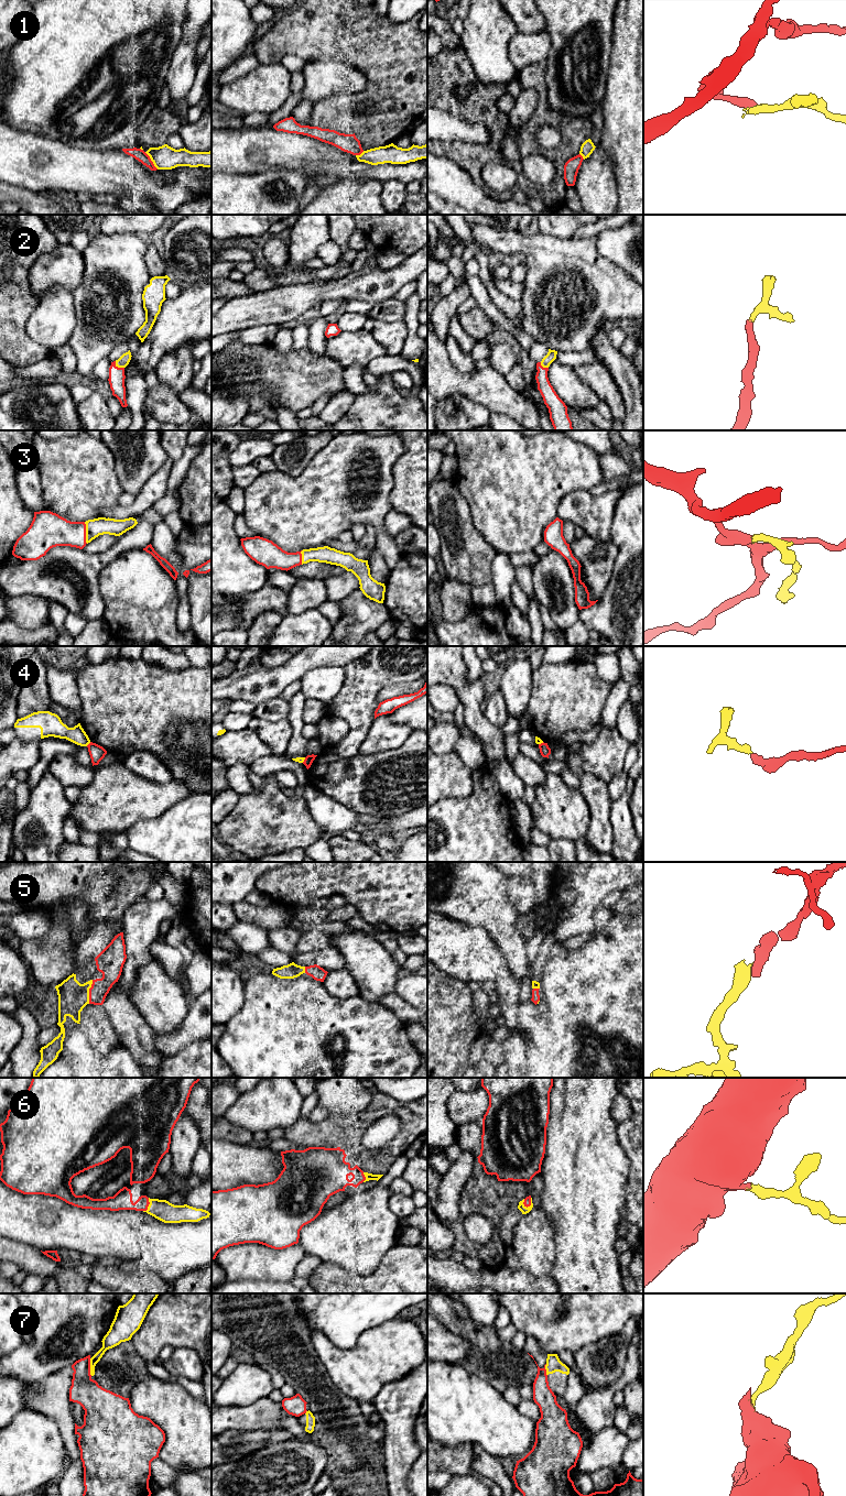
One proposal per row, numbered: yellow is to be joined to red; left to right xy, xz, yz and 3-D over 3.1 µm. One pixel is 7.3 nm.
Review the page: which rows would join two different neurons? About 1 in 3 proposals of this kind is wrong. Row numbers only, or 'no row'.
1, 4, 7

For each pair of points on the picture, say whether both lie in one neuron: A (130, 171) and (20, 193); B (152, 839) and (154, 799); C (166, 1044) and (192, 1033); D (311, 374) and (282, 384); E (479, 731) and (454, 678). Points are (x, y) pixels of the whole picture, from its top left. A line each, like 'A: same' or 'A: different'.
A: different
B: different
C: same
D: same
E: same

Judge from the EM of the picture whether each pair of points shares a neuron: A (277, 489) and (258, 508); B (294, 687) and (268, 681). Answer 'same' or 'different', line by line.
A: same
B: different

